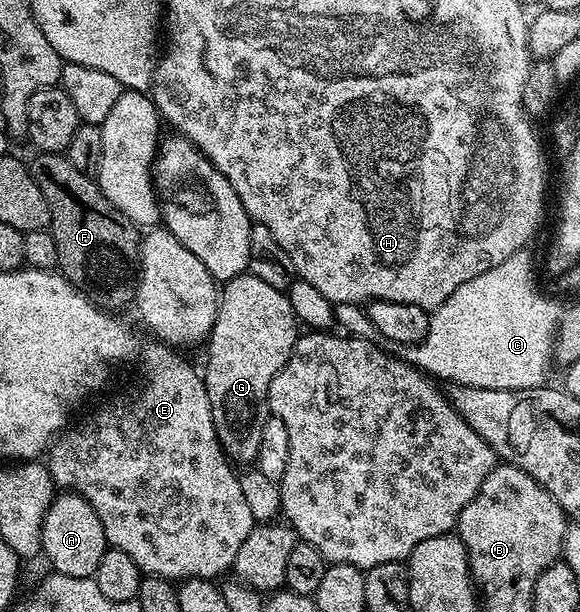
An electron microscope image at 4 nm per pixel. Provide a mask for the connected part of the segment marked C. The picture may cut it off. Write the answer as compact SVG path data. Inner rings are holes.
M530 248L519 249L509 255L505 263L497 263L497 267L489 267L489 271L469 279L469 283L461 283L461 287L430 314L429 331L422 341L406 350L406 360L434 378L469 387L537 389L546 386L547 372L553 366L555 330L561 313L555 310L555 301L542 289L543 294L535 282L531 252Z

